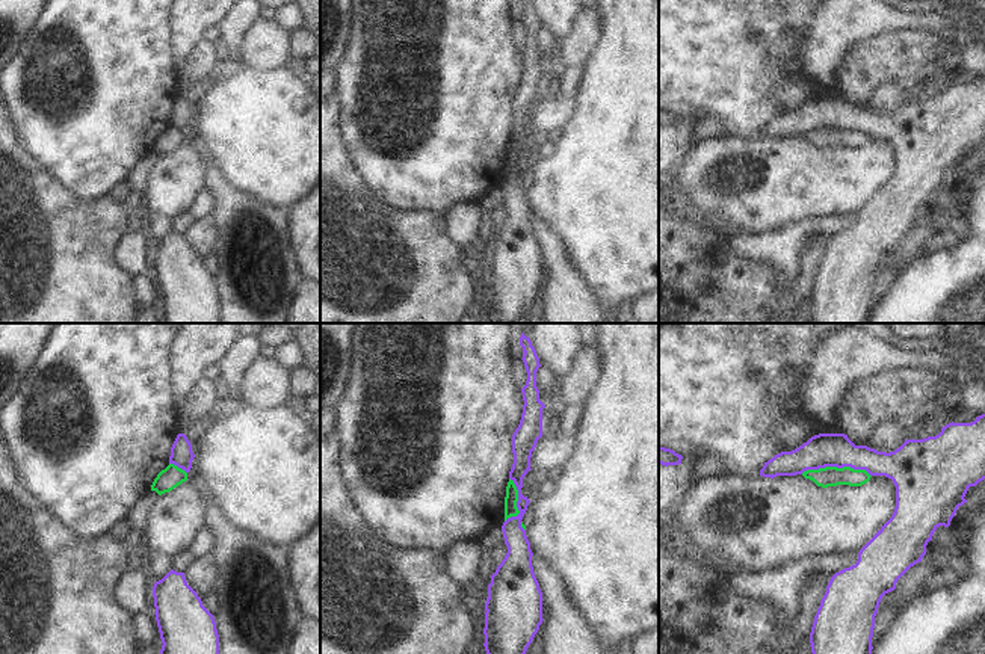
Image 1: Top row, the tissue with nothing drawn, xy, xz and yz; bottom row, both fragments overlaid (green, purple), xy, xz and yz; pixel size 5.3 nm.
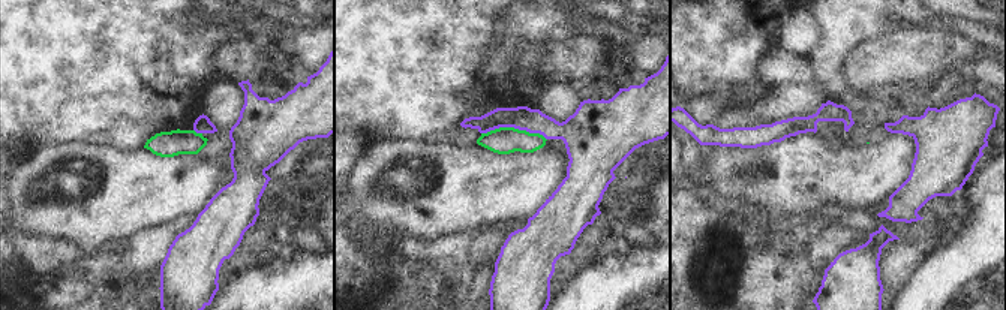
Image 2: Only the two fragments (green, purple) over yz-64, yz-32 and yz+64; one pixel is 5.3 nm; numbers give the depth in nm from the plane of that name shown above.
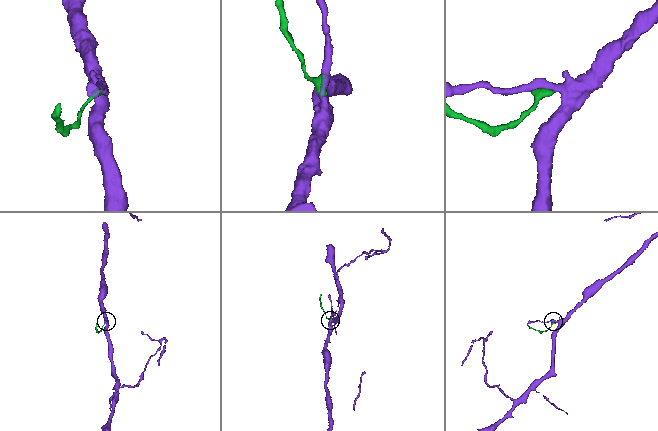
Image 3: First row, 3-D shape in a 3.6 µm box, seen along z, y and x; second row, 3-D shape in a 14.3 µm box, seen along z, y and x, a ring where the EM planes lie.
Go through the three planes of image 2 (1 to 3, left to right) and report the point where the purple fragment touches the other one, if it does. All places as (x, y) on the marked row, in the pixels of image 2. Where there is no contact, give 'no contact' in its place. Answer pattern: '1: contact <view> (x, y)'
1: contact yz-64 (198, 134)
2: contact yz-32 (513, 128)
3: no contact

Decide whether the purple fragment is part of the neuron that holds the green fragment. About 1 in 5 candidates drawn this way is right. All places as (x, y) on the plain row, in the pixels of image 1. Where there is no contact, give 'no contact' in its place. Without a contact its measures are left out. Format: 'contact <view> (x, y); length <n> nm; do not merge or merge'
contact yz (836, 129); length 380 nm; do not merge

